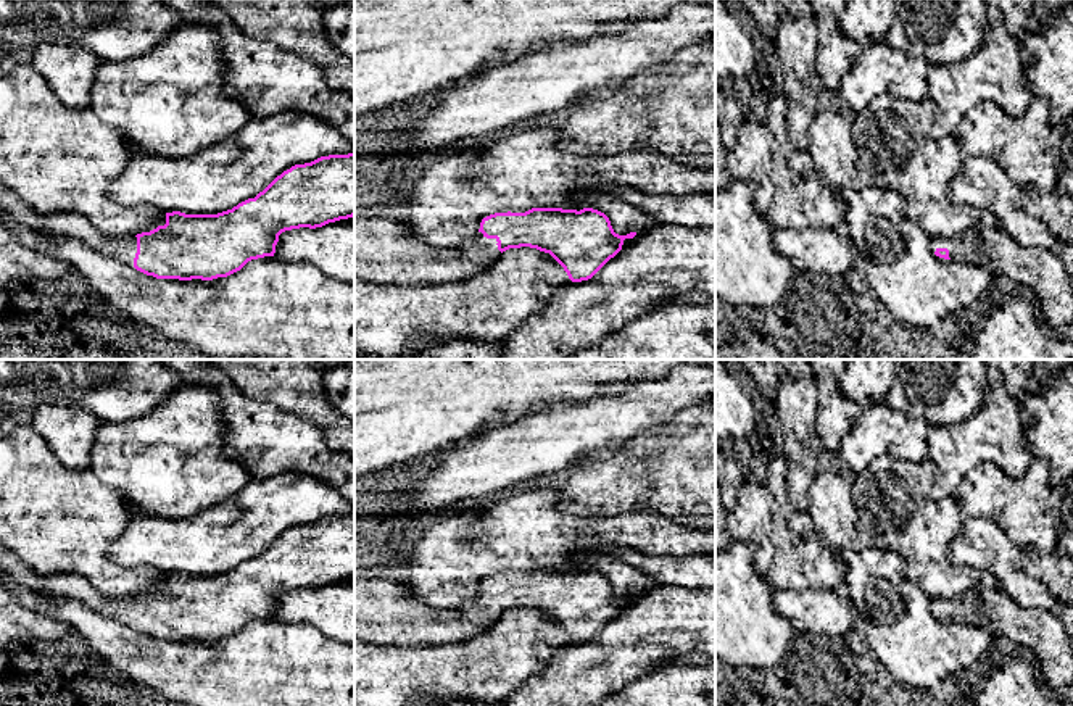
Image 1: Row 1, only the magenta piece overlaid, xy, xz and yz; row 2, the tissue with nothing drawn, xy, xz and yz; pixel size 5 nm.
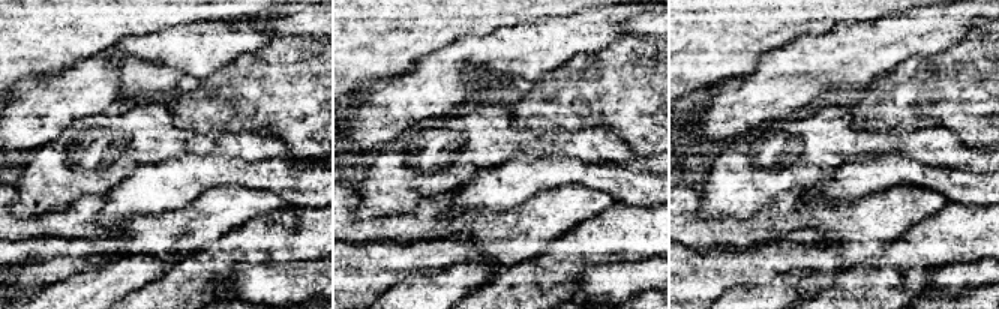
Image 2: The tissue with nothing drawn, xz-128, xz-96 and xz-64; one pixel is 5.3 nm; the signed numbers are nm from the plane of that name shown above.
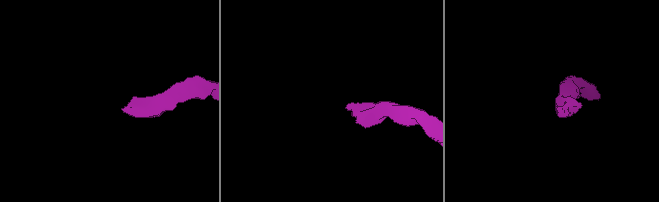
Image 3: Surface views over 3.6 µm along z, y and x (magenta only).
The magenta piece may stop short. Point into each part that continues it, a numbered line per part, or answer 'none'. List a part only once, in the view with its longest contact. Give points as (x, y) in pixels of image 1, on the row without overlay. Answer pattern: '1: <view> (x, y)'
1: xz (385, 613)

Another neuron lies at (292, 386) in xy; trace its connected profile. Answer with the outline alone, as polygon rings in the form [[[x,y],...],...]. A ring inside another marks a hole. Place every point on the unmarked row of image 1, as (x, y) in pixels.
[[[208,359],[222,371],[234,388],[255,401],[309,421],[322,435],[327,448],[354,459],[354,421],[338,413],[322,388],[324,369],[317,359]]]

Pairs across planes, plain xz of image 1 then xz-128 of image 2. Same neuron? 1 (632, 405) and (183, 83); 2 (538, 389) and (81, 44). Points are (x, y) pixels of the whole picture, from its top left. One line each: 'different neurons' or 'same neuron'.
1: different neurons
2: same neuron

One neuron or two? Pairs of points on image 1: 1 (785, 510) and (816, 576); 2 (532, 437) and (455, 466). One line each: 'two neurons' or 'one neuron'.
1: one neuron
2: one neuron

